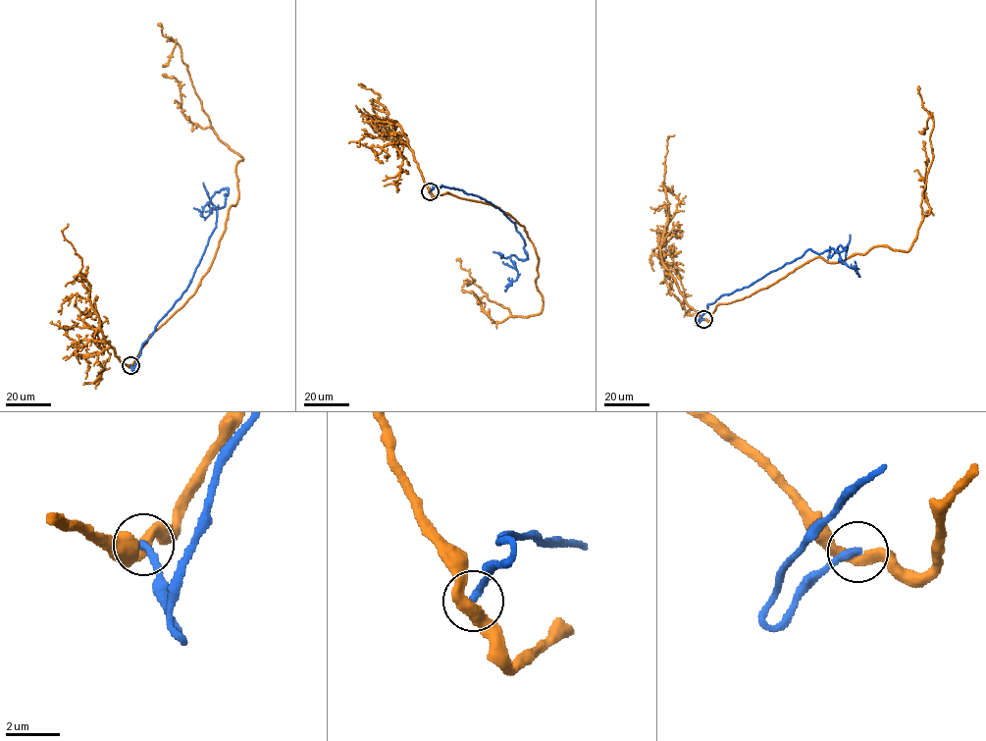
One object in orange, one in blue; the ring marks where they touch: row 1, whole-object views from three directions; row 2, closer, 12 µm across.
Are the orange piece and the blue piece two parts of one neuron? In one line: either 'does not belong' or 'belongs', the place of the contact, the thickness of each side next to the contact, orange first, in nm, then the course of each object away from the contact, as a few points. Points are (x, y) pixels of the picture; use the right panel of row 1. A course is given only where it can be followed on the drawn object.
does not belong; at (703, 319); 440 nm thick on the orange side, 280 nm on the other; orange runs (703, 319), (814, 258), (908, 250), (933, 157), (933, 120), (918, 85); blue runs (703, 319), (697, 323), (719, 296), (809, 249), (818, 253), (846, 247), (840, 245), (838, 252), (858, 277)

